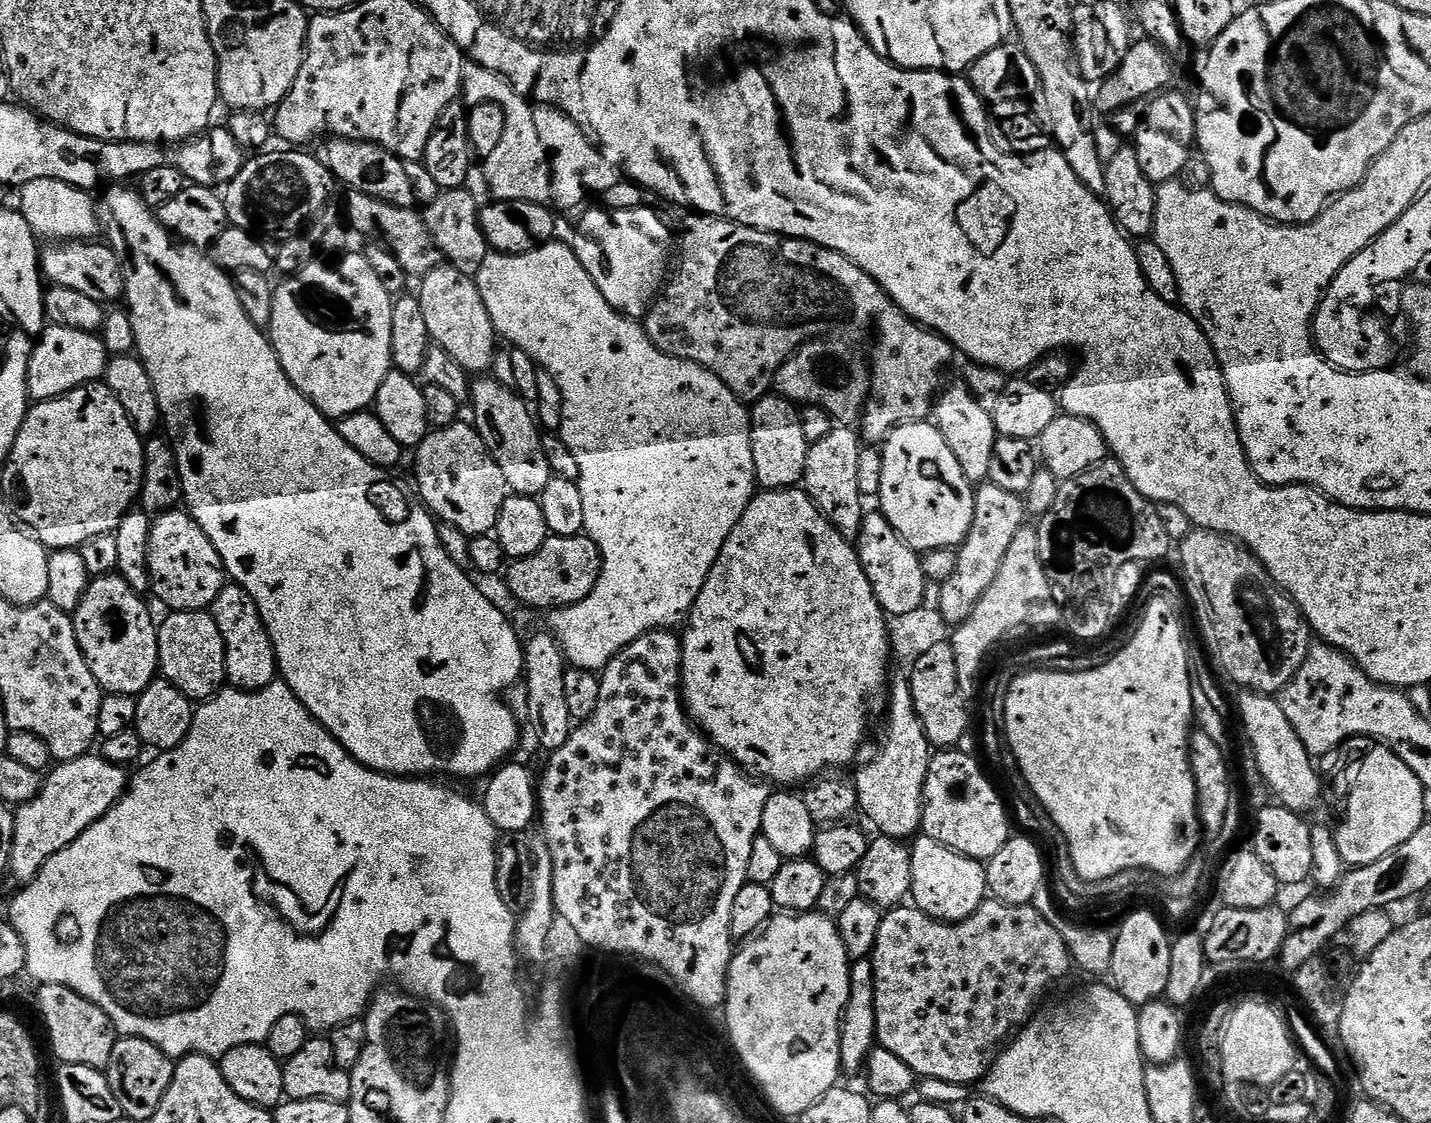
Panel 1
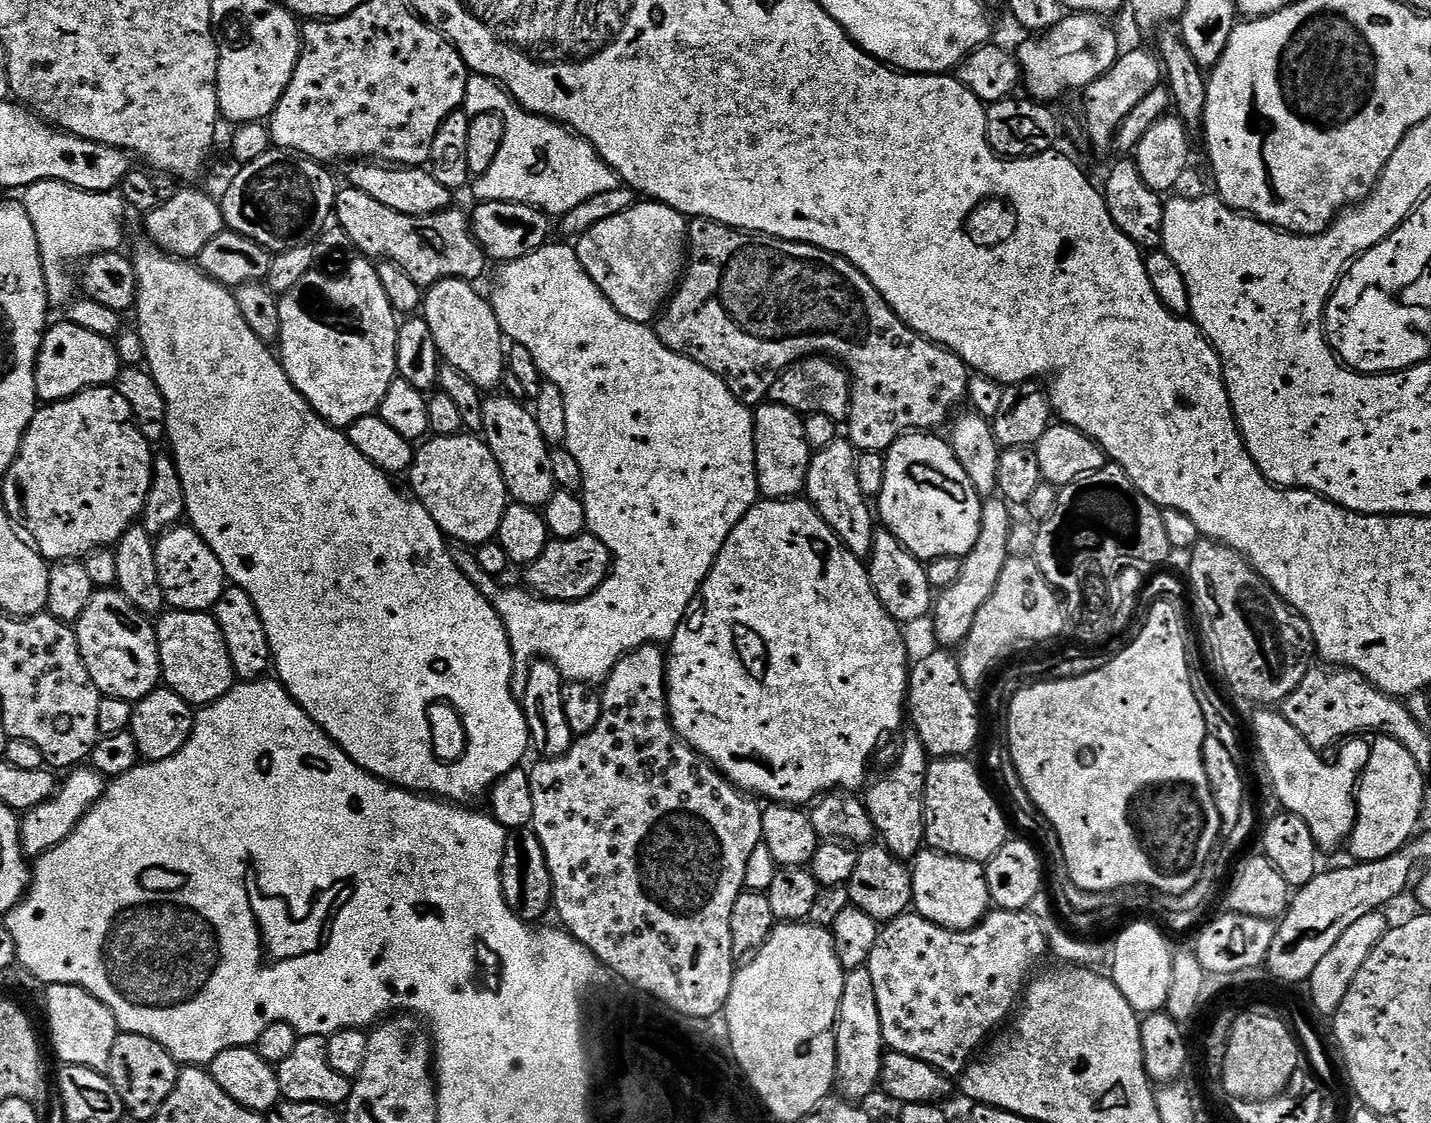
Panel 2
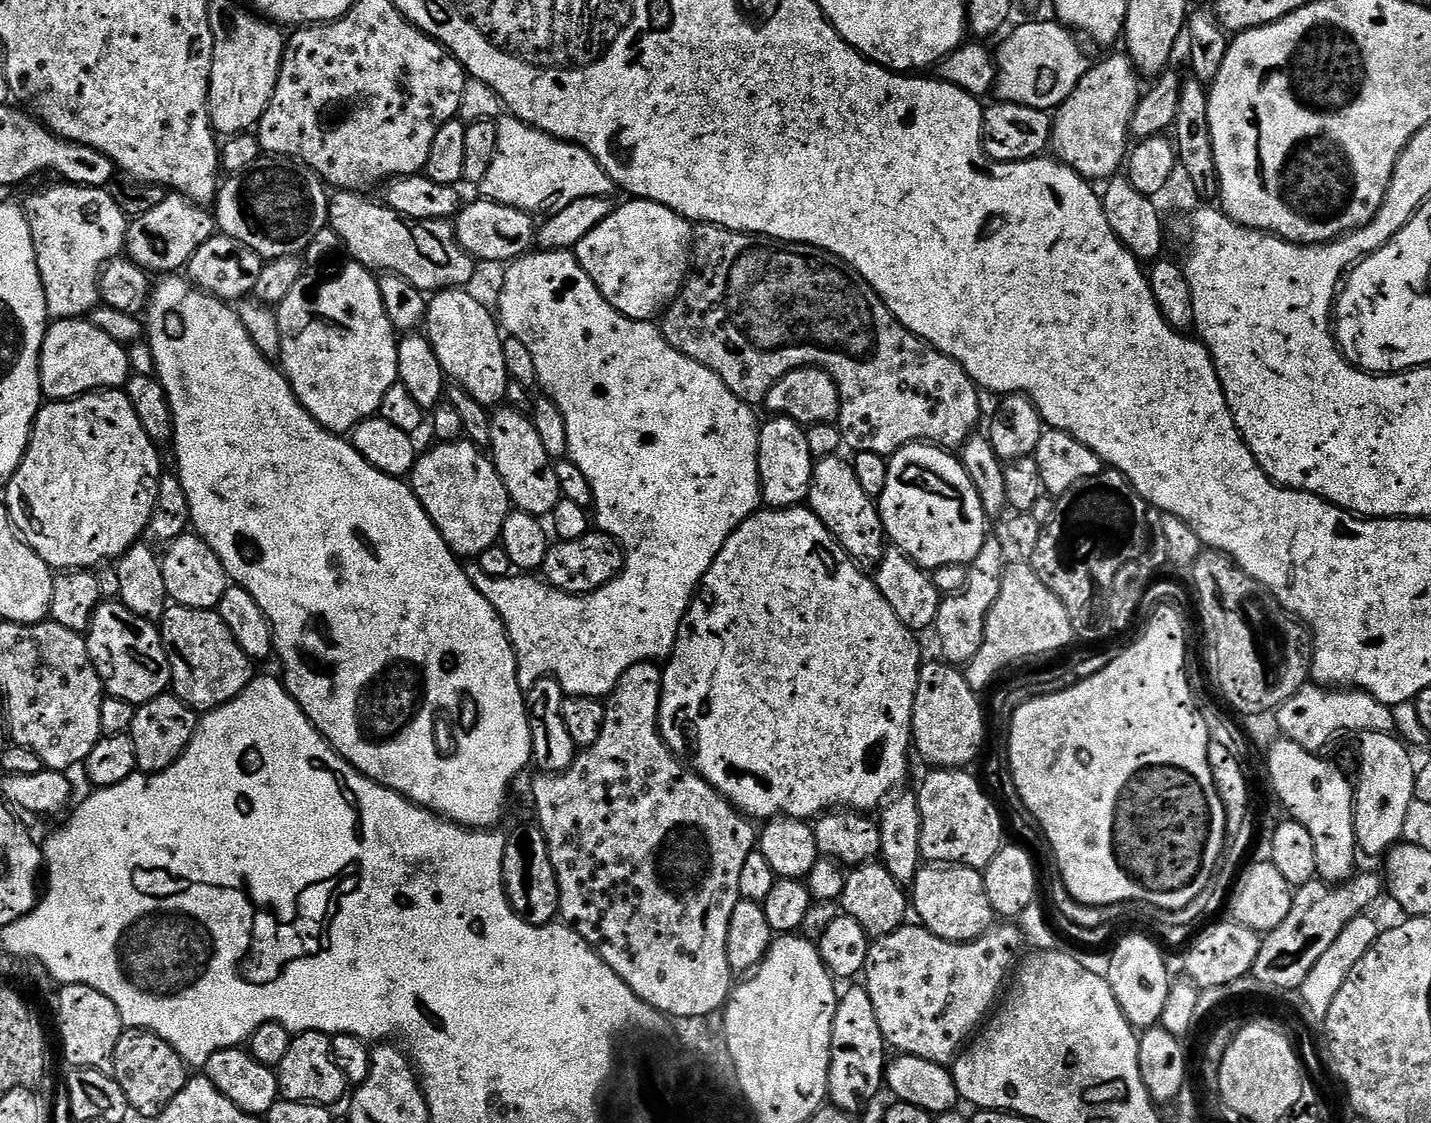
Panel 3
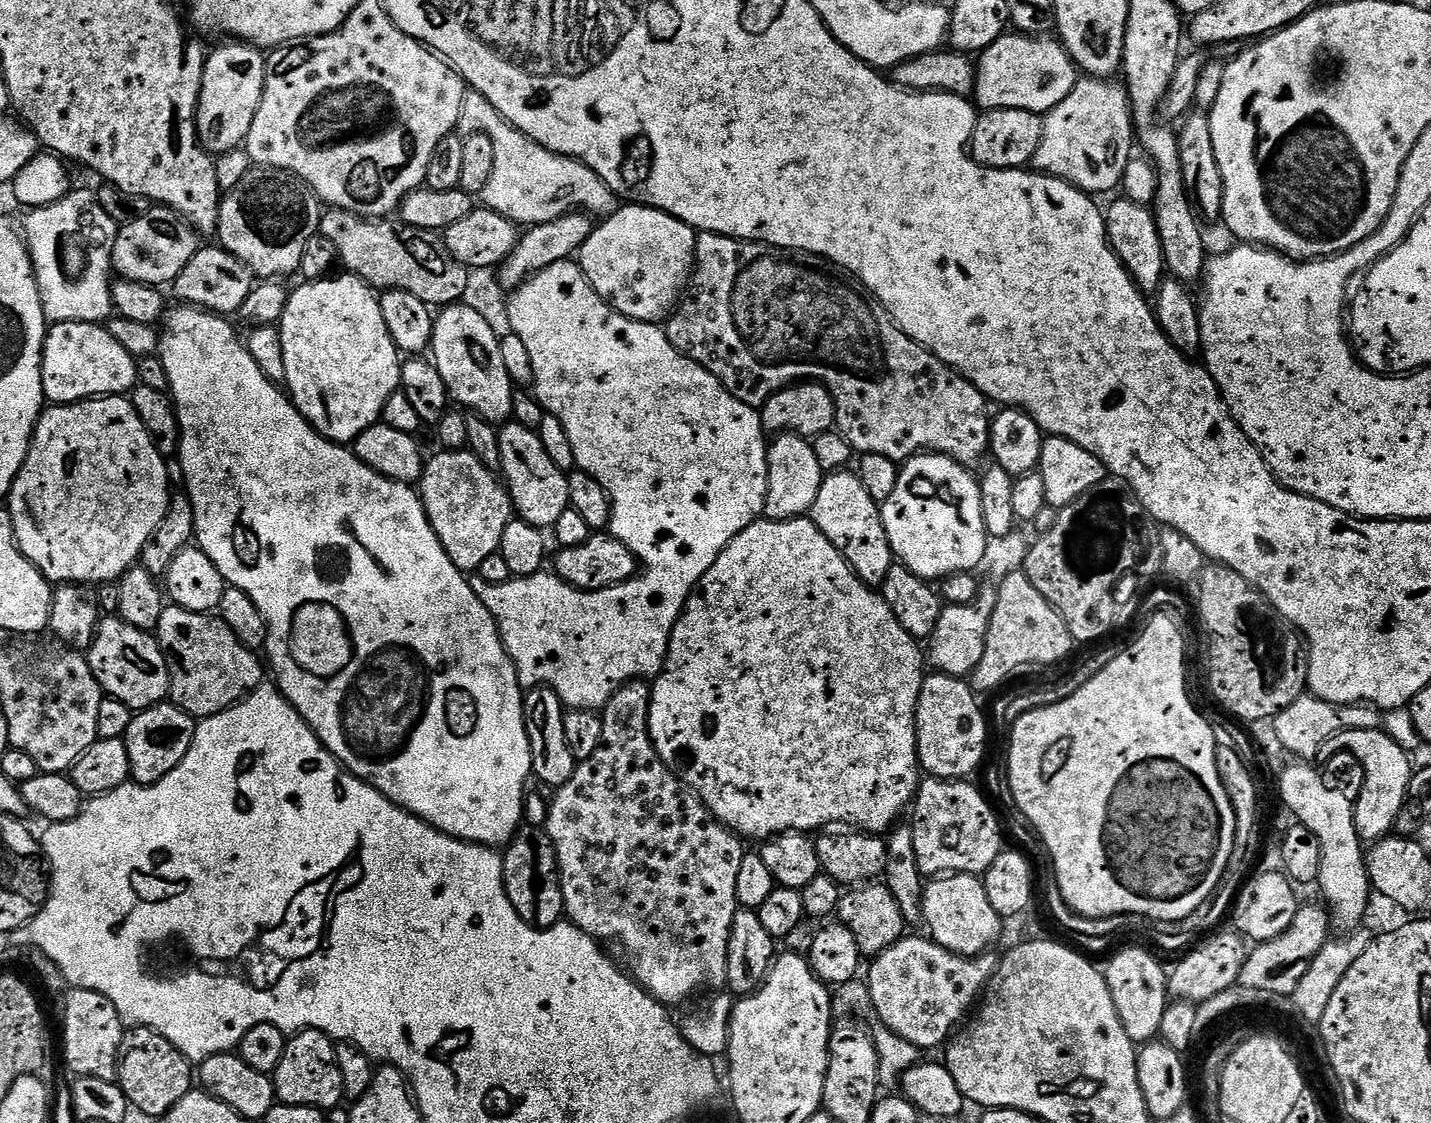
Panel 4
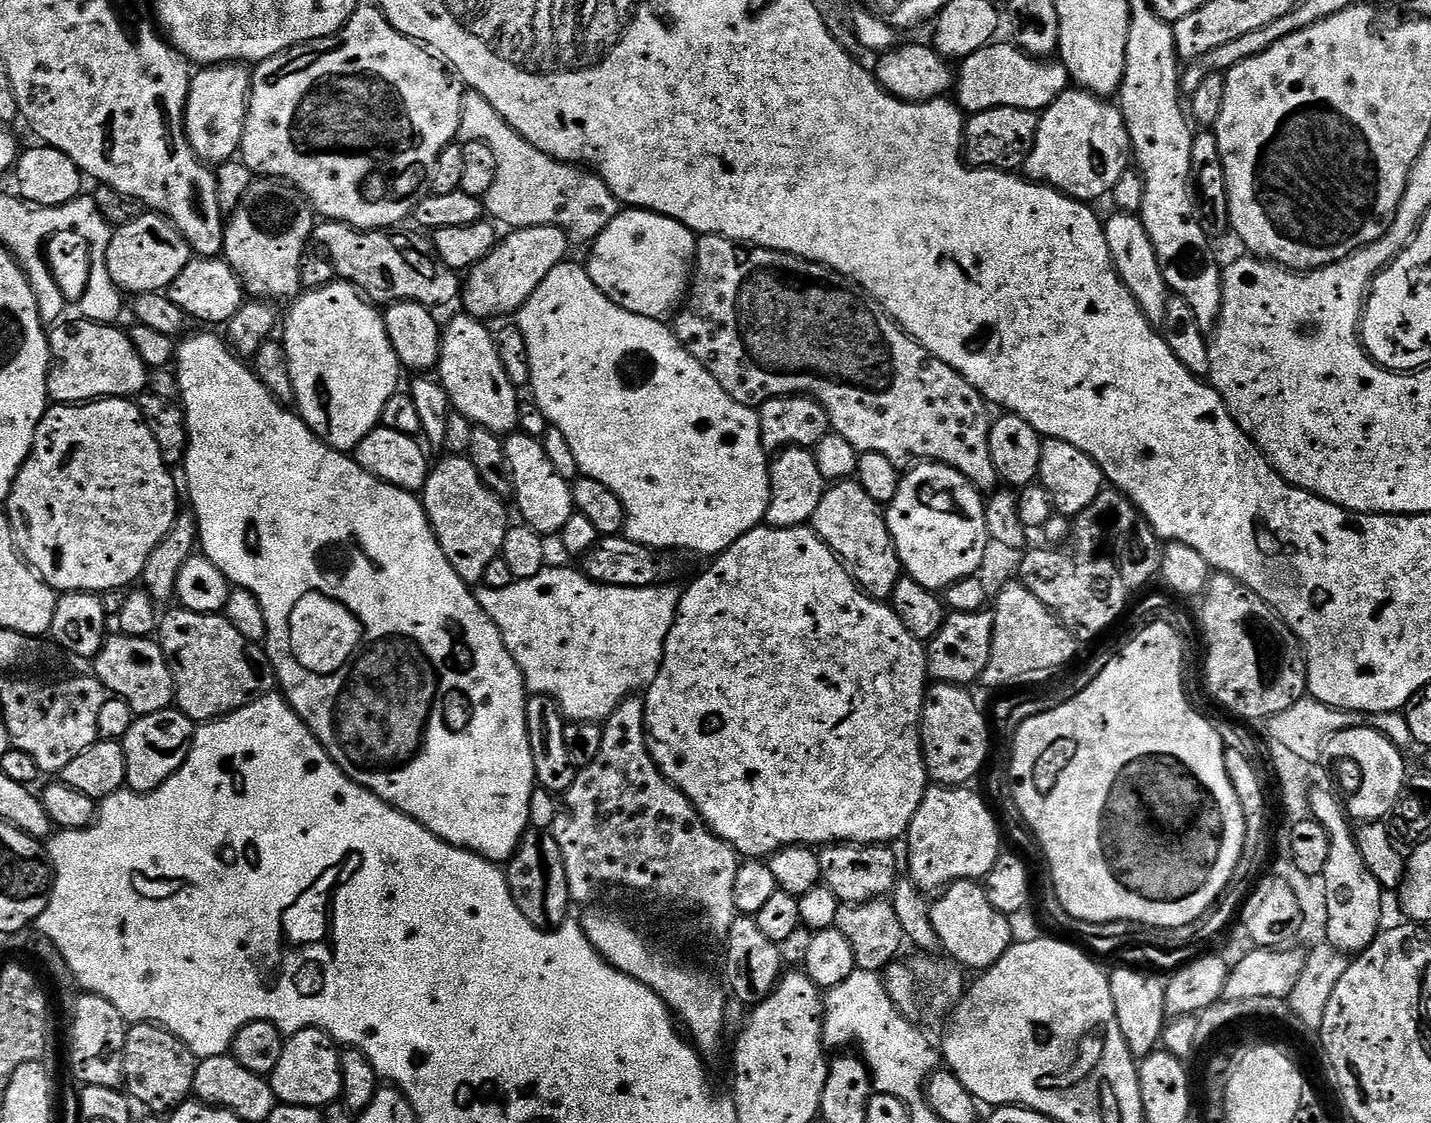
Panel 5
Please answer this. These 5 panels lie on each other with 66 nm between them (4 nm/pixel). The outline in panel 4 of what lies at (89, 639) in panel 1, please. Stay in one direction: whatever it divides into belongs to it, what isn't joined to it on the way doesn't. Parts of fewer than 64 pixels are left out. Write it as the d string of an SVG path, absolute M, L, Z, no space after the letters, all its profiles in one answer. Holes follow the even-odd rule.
M105 615L96 628L94 642L86 650L86 659L94 678L111 699L122 702L133 713L165 703L170 696L170 674L160 643L150 632L130 626L119 615Z

